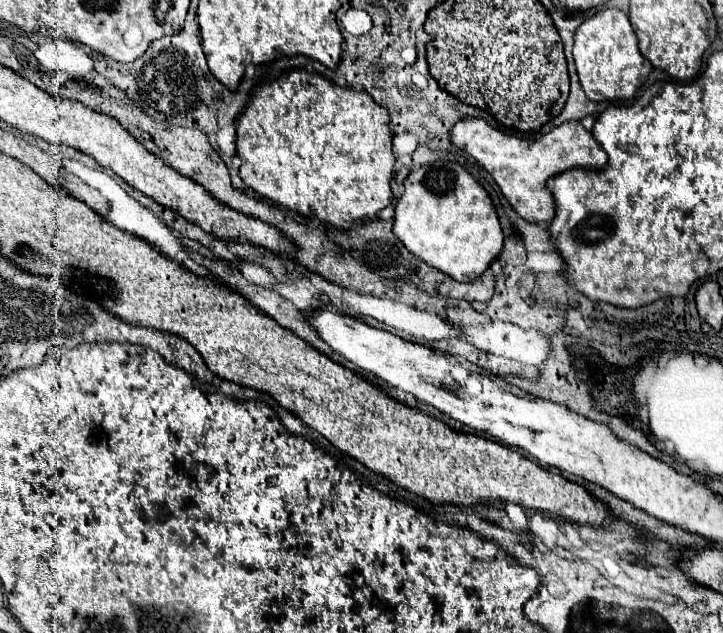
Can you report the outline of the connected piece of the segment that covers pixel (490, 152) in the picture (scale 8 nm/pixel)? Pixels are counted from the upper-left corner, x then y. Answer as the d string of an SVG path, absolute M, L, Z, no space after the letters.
M461 119L451 131L451 141L453 145L473 155L483 165L483 169L493 175L513 209L529 223L549 225L555 217L555 201L547 189L547 179L569 169L599 171L607 165L607 153L581 125L581 121L565 121L545 135L535 139L521 139L497 131L483 119Z

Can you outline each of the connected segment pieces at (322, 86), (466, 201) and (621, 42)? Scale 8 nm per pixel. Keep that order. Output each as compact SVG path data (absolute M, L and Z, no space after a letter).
M293 69L293 71L287 71L285 75L269 81L269 83L257 85L251 95L251 101L245 105L245 109L239 117L239 123L237 123L237 155L241 159L239 177L253 191L261 193L263 197L267 197L267 199L271 199L271 201L275 201L295 213L305 215L309 219L327 221L329 225L333 225L337 229L359 227L369 219L377 219L377 213L393 201L393 193L389 187L389 183L393 179L393 165L395 165L391 141L393 141L393 133L391 133L391 125L389 125L389 113L379 103L375 103L367 91L355 91L353 87L339 87L333 81L321 77L319 73L309 73L305 69Z
M439 161L433 165L415 167L403 185L405 191L395 207L393 231L411 253L427 265L447 273L455 281L473 281L491 267L503 249L503 229L489 193L469 171L465 171L457 161Z
M601 9L577 27L573 57L581 87L595 103L631 99L651 71L651 63L647 63L637 47L637 35L629 23L629 17L619 9Z

